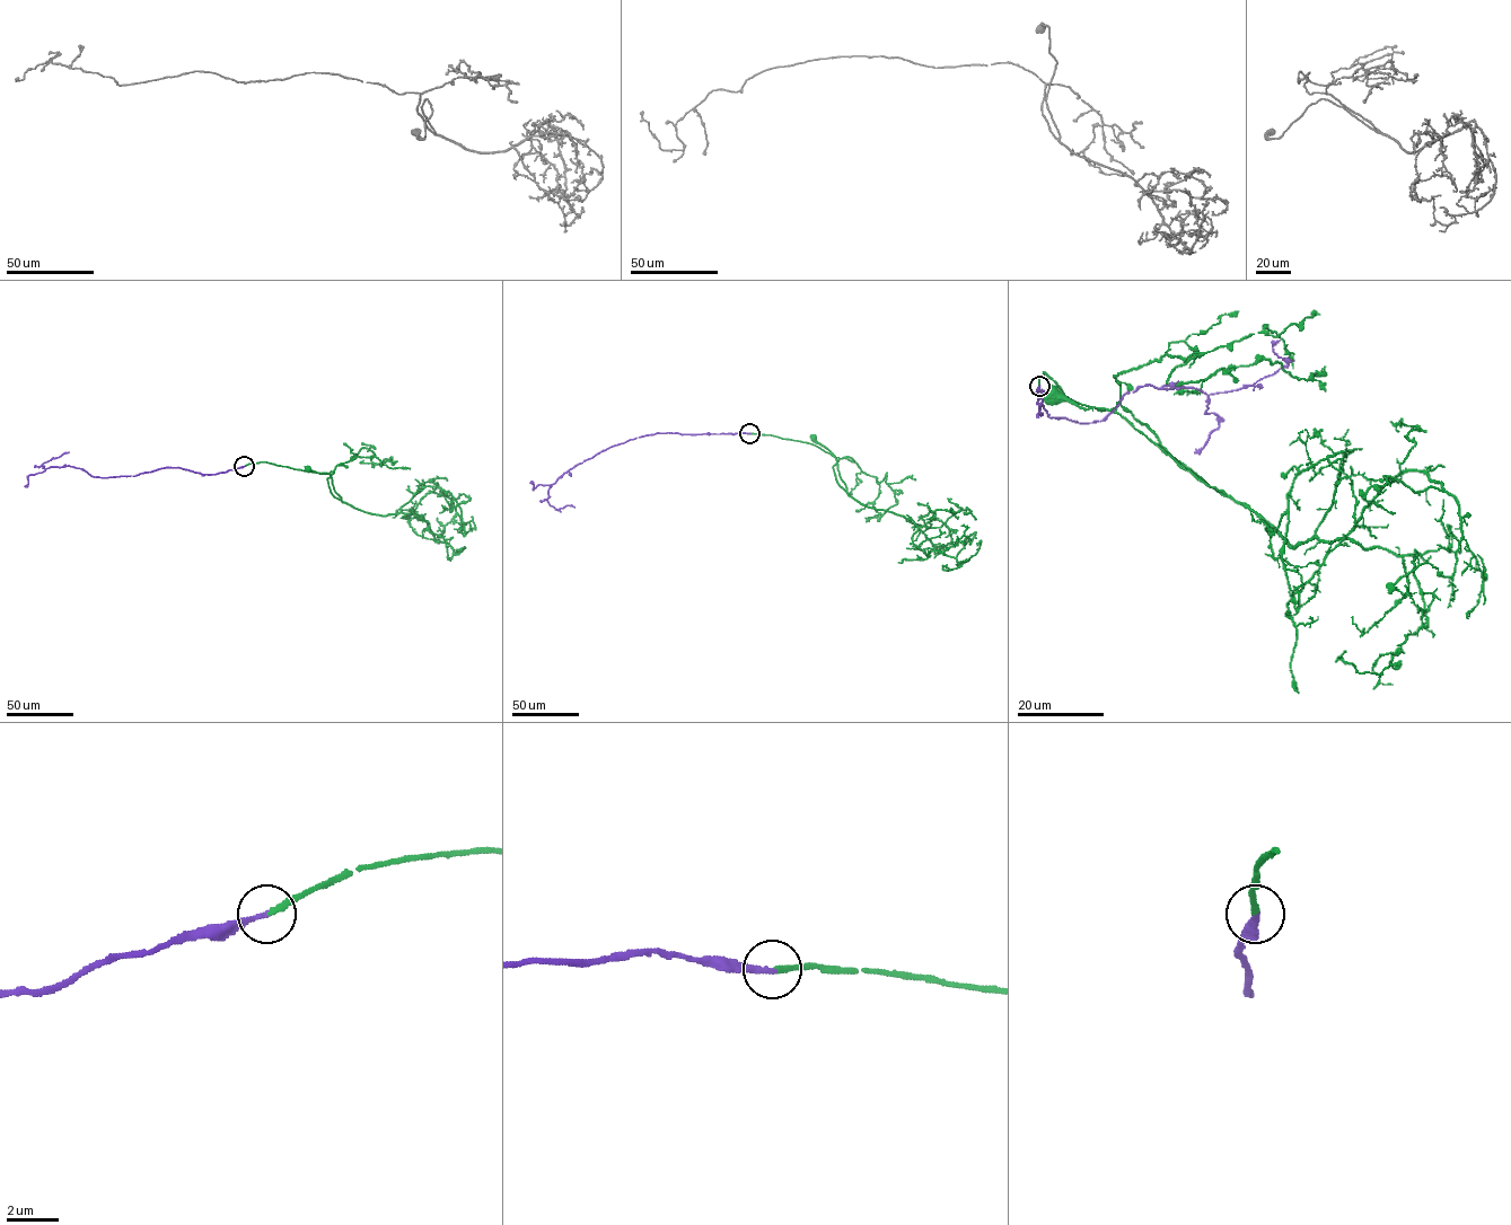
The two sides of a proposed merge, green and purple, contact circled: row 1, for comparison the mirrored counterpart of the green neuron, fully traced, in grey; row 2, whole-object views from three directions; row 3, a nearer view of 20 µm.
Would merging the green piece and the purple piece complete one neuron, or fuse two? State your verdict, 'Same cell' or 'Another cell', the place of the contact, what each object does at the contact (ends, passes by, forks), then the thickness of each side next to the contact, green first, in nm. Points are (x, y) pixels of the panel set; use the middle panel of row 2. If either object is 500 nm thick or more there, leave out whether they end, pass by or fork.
Same cell. Place: (749, 433). At the ring green ends. At the ring purple ends. Thickness 200 nm (green) against 190 nm

